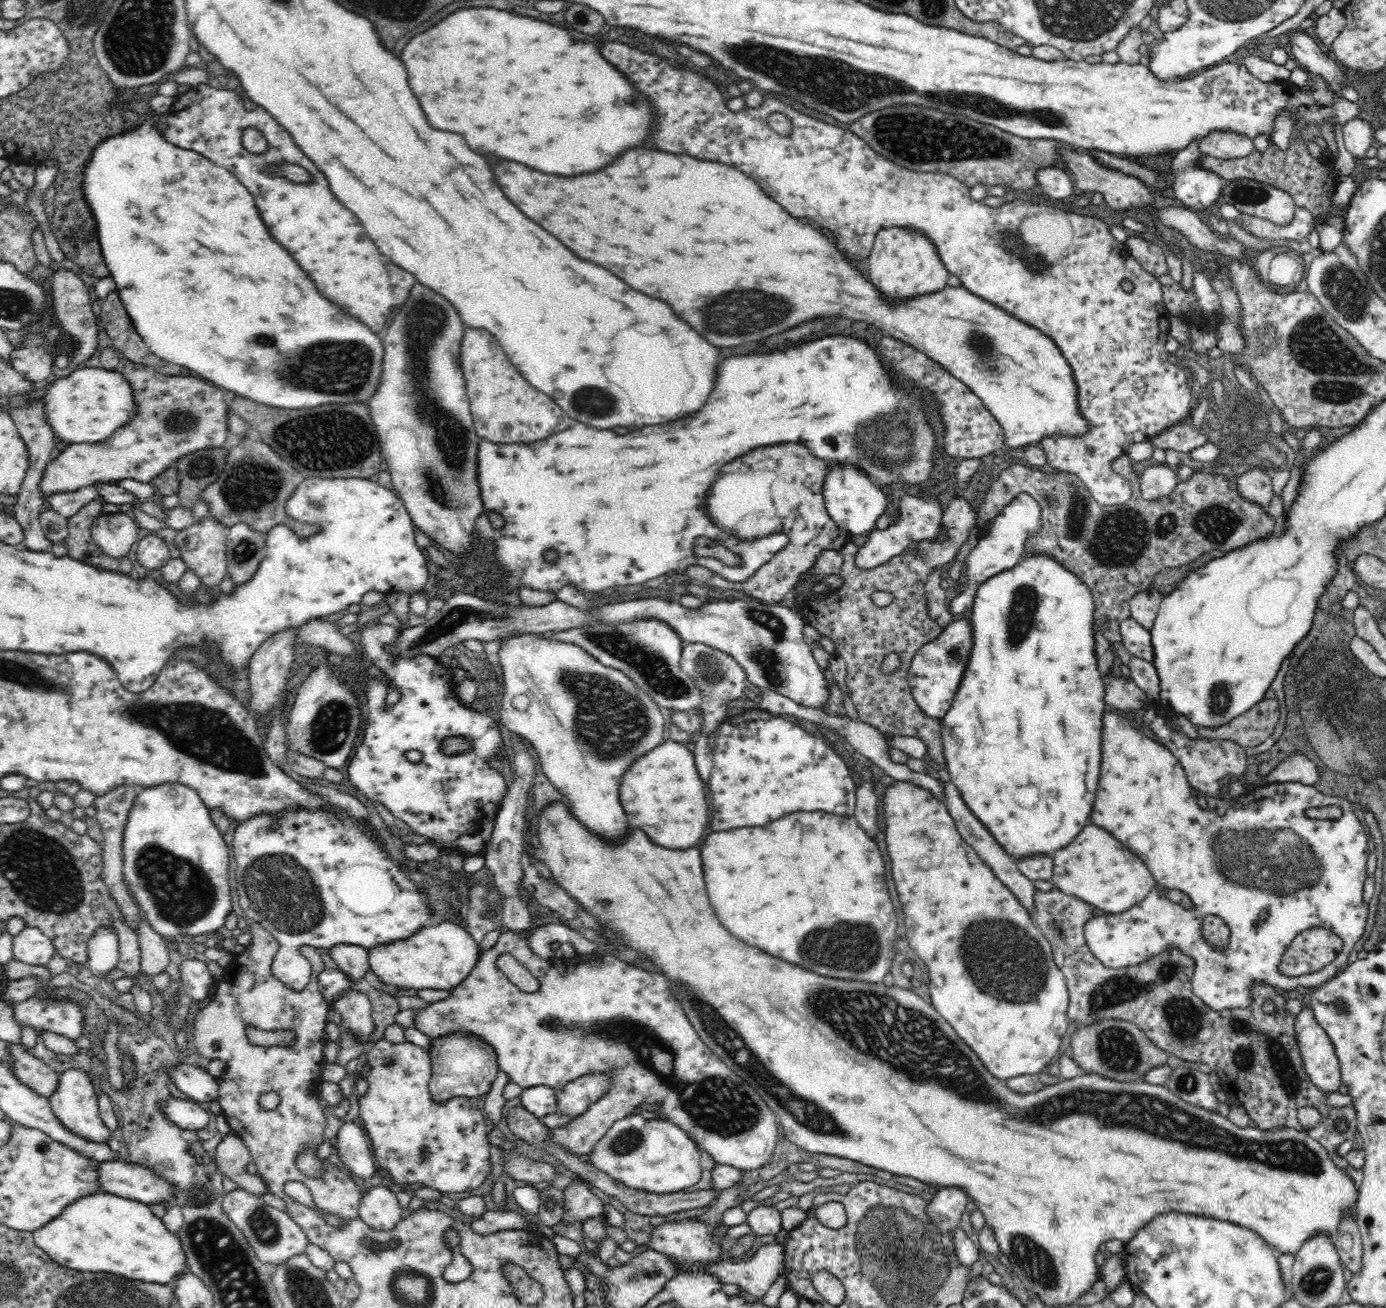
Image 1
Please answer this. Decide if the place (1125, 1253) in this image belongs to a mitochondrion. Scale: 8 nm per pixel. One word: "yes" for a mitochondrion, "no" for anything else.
no

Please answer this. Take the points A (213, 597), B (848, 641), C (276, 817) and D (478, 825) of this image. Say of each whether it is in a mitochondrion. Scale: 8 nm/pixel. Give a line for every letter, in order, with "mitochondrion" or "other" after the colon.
A: other
B: other
C: other
D: other

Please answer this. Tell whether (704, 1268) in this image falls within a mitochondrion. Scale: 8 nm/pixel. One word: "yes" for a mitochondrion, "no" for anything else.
no

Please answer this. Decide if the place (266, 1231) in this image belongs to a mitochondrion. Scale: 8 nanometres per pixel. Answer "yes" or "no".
yes

